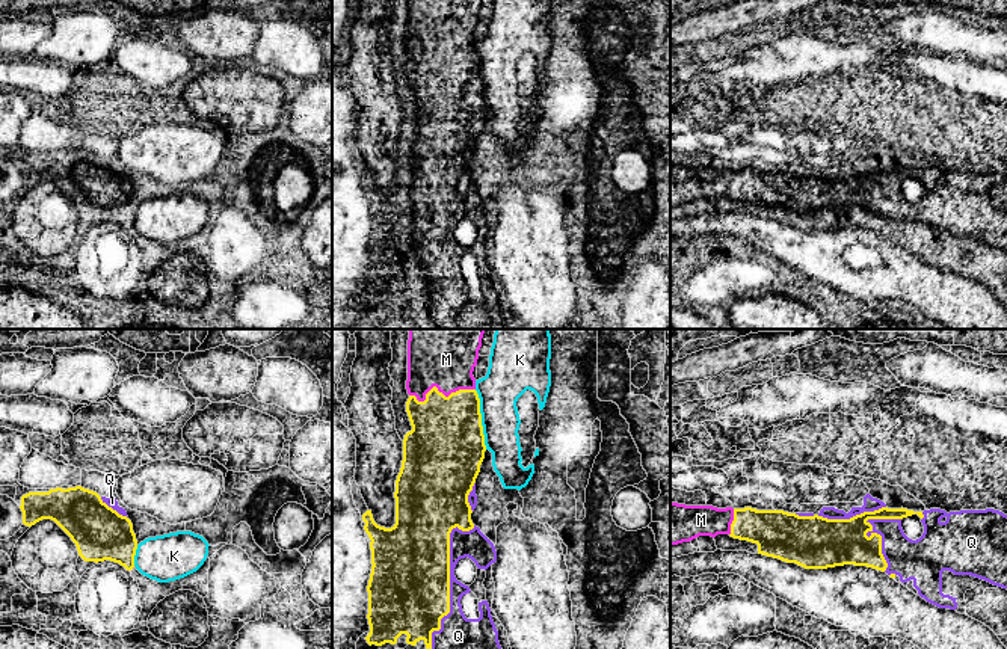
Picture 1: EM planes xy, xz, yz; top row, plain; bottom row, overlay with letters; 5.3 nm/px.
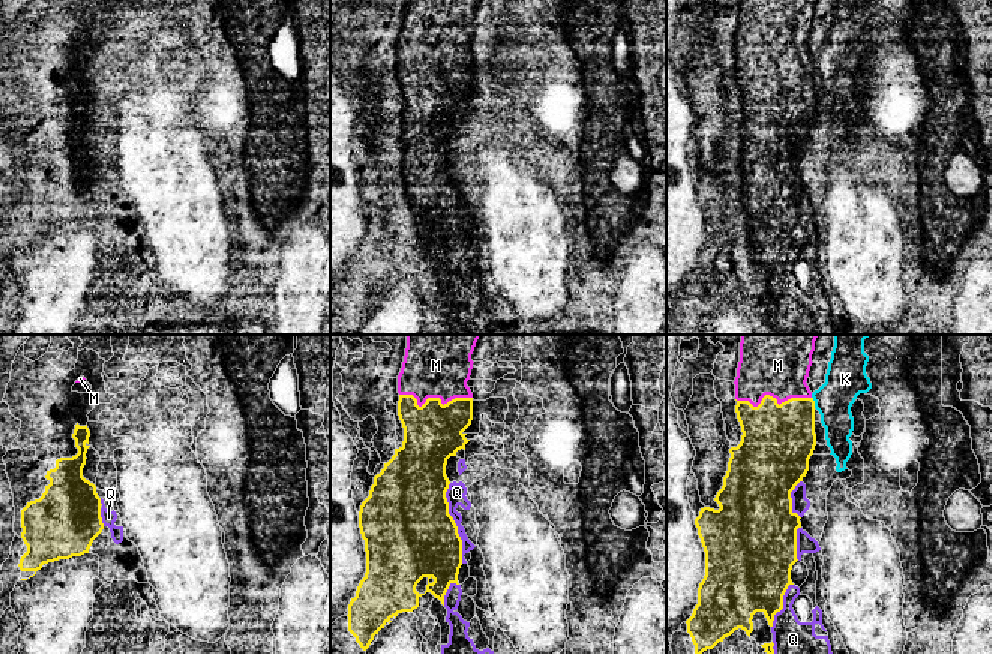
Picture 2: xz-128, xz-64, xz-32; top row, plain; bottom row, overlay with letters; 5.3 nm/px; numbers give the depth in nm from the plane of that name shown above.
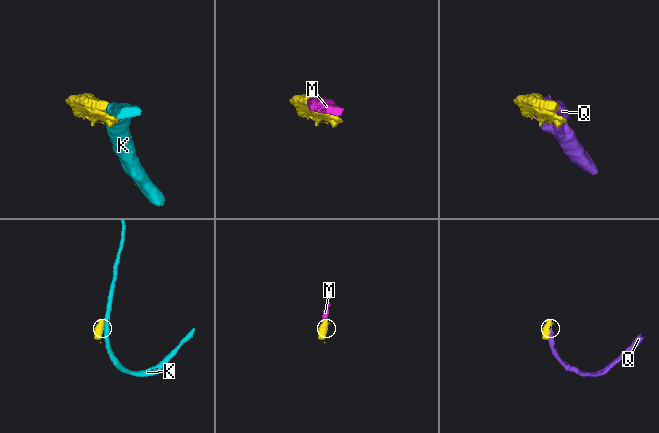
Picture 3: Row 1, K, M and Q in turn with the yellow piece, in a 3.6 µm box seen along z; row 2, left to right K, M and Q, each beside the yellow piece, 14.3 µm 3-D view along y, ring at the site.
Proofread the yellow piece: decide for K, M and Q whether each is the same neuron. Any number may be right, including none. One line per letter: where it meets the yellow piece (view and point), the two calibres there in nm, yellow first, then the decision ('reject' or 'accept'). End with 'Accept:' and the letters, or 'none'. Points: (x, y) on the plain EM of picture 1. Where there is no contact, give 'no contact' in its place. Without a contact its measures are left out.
K: meets yellow in xz at (480, 82); 420 nm thick on the yellow side, 220 nm on the other; reject
M: meets yellow in xz at (438, 53); 380 nm thick on the yellow side, 280 nm on the other; accept
Q: meets yellow in xz at (449, 245); 440 nm thick on the yellow side, 160 nm on the other; accept
Accept: M, Q

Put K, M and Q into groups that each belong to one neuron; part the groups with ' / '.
K / M Q

